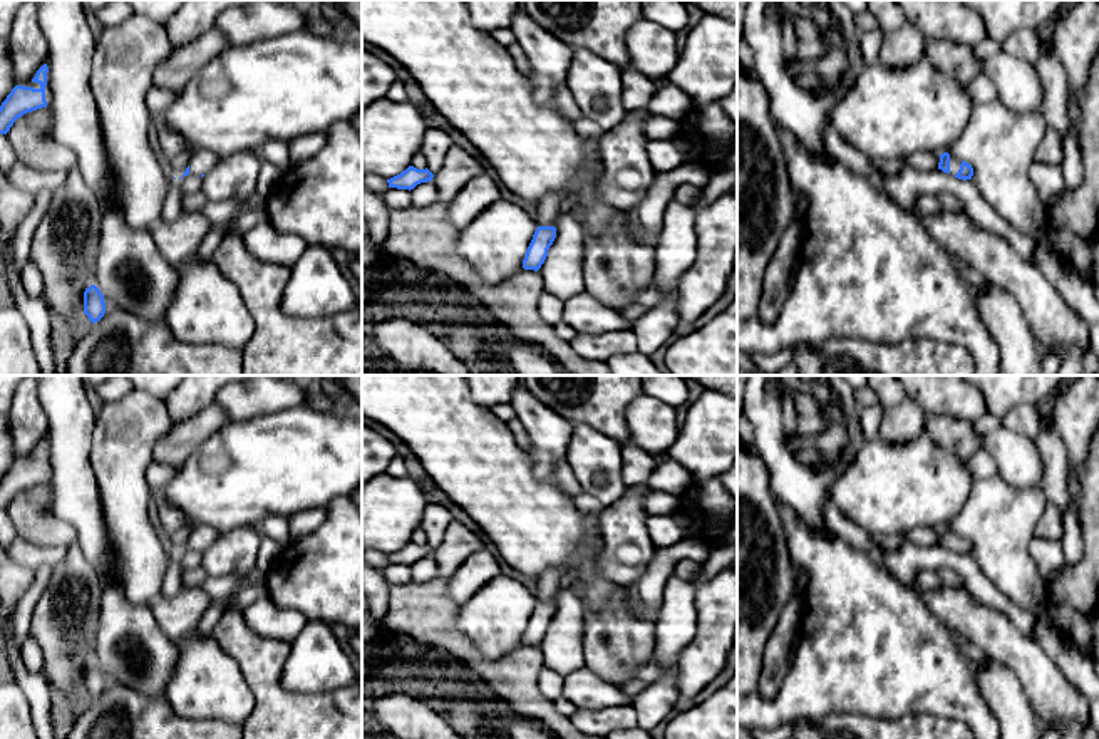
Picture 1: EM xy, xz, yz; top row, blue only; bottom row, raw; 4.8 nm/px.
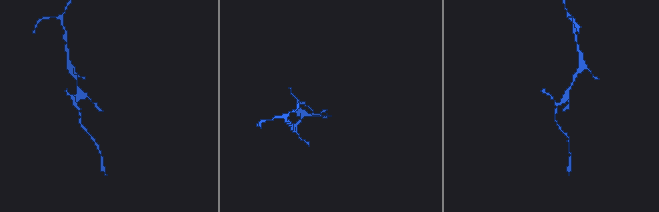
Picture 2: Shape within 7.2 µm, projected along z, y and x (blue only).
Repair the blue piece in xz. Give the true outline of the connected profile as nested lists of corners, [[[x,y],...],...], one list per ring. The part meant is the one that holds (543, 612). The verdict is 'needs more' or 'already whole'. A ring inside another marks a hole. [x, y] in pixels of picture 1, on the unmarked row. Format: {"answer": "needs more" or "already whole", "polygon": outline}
{"answer": "already whole", "polygon": [[[538,602],[526,625],[523,643],[538,647],[548,632],[548,625],[556,613],[555,602]]]}

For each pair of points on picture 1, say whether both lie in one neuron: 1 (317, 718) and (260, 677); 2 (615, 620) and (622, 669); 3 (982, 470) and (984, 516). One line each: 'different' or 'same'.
1: same
2: same
3: different

